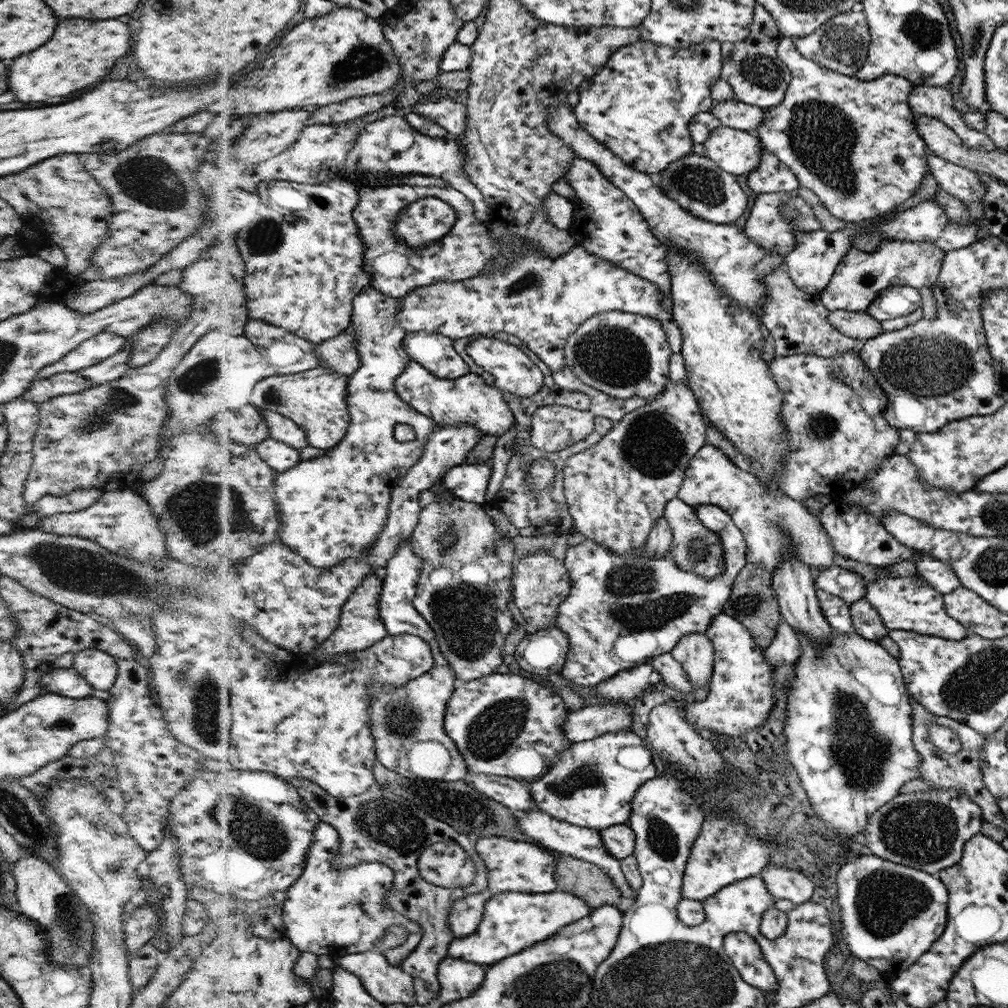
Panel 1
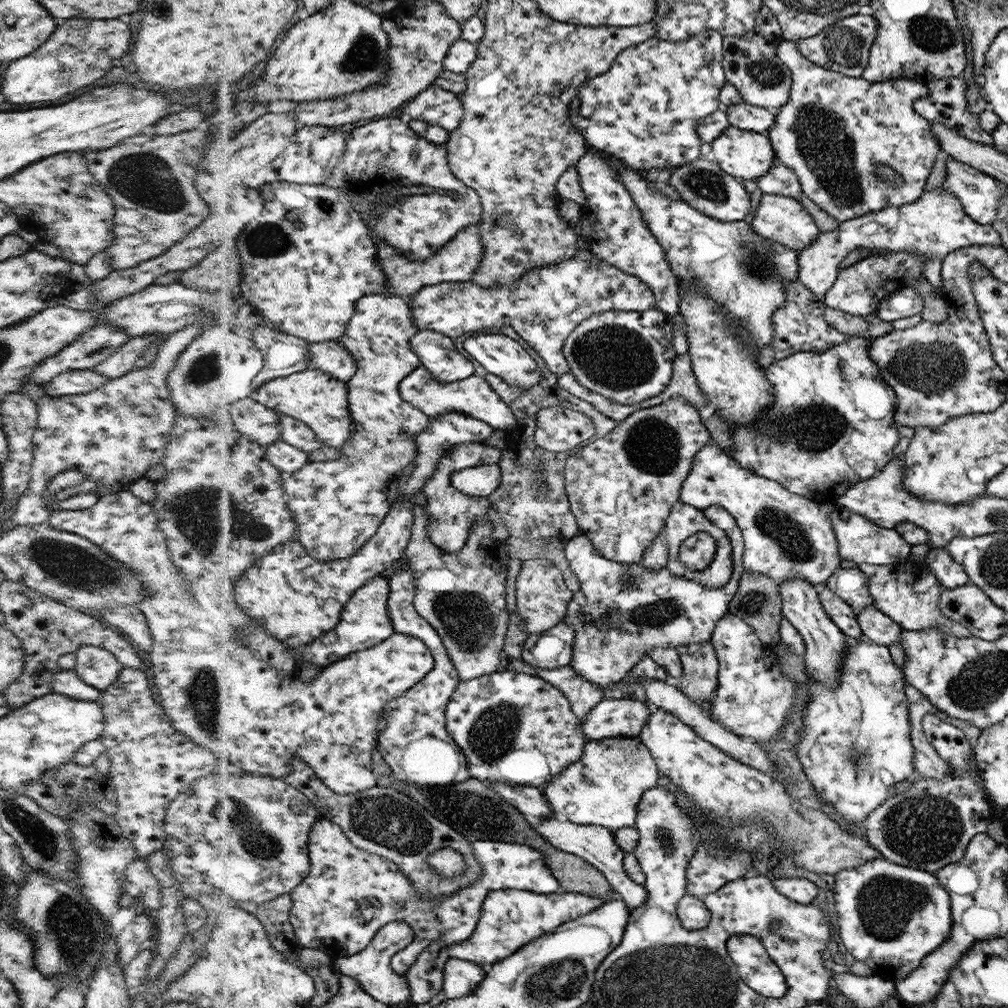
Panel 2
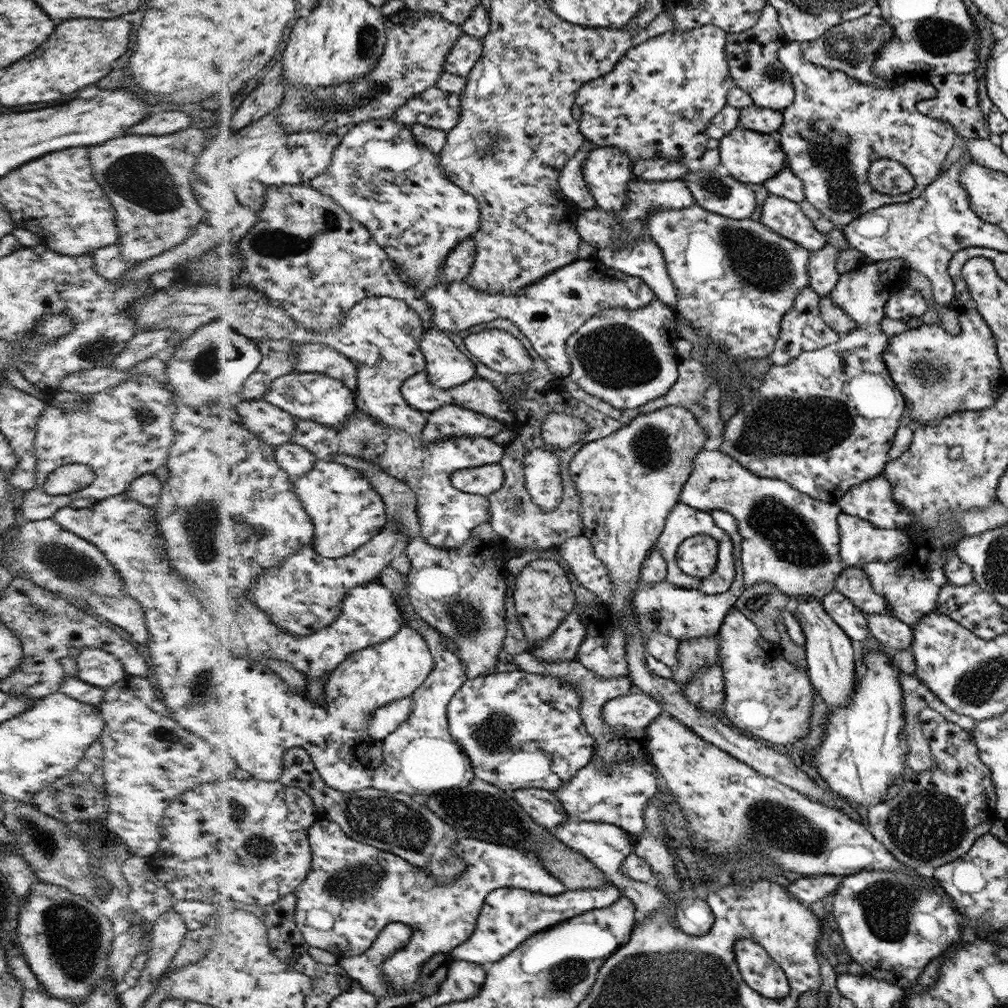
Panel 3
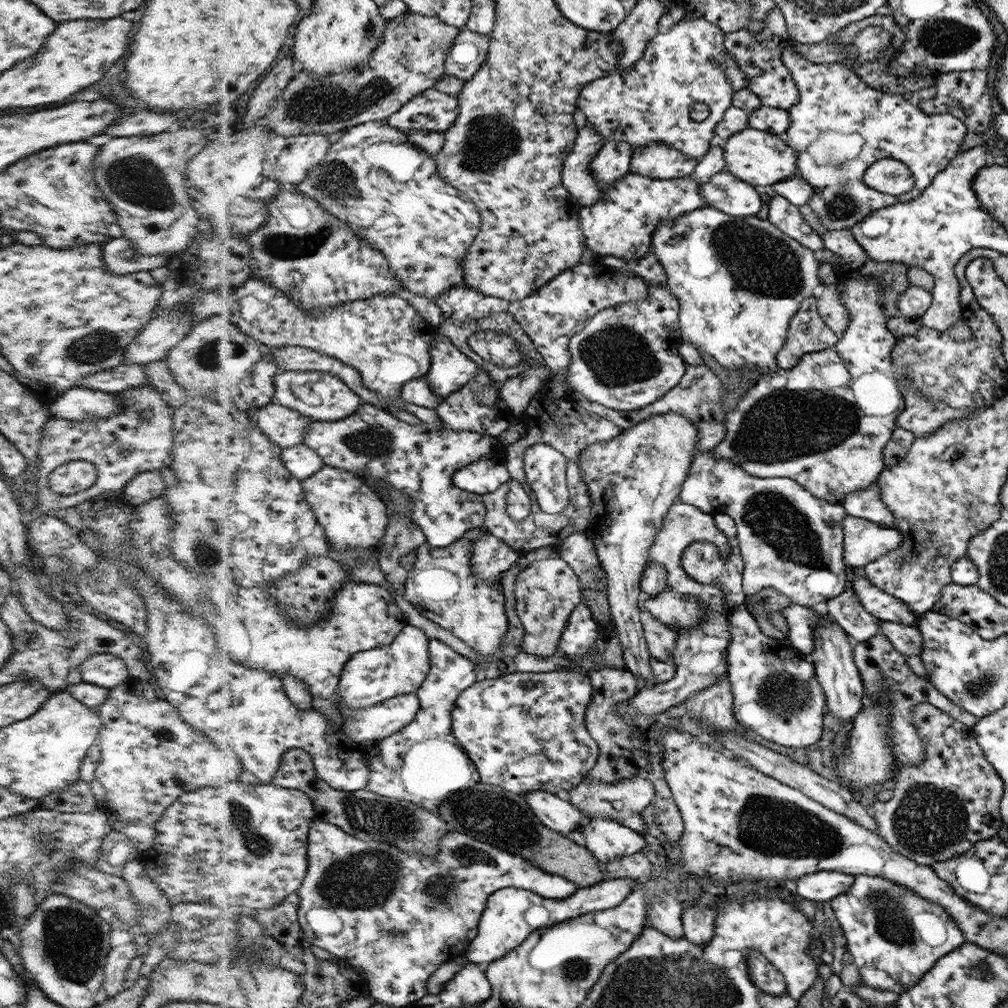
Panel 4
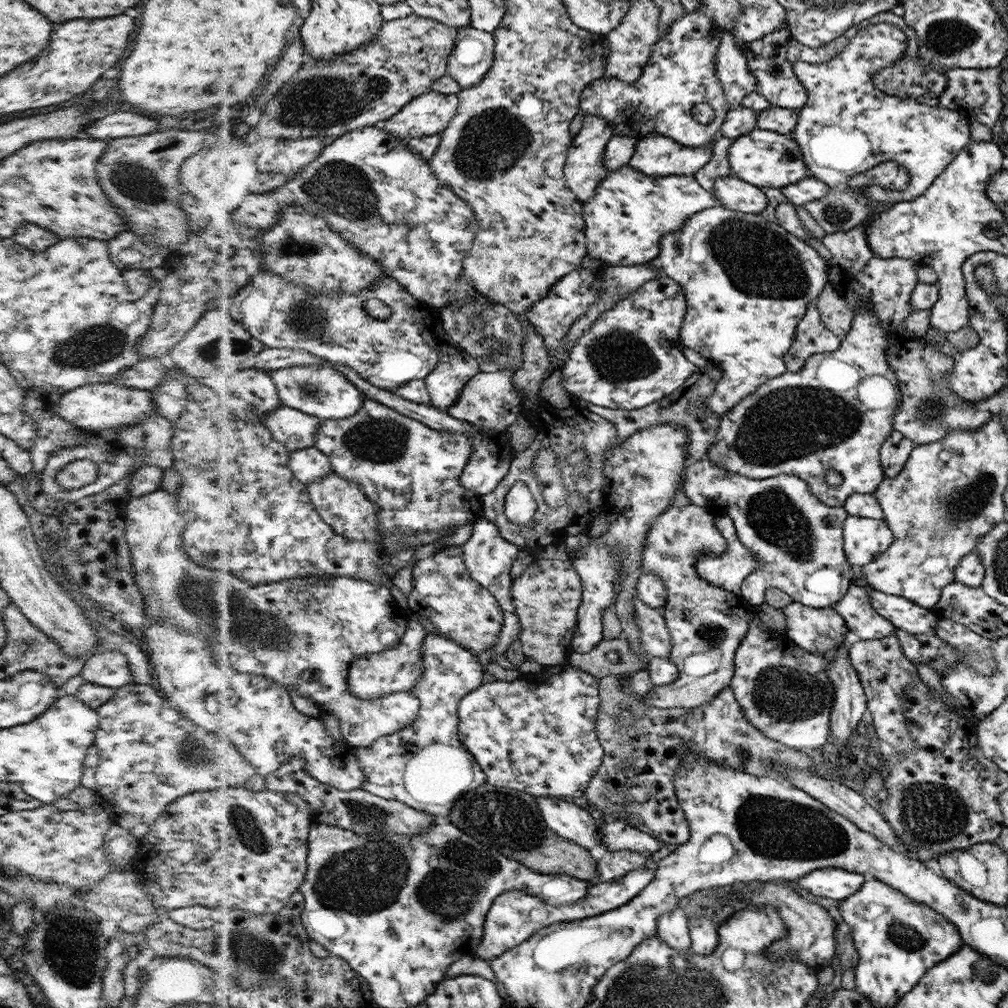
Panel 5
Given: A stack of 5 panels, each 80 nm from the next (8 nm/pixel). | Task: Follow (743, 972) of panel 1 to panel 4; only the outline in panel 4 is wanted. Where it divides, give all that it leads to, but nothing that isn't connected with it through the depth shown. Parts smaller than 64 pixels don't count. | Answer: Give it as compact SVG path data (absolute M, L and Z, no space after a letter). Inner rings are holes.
M760 951L749 952L747 973L760 991L770 995L786 993L784 975Z

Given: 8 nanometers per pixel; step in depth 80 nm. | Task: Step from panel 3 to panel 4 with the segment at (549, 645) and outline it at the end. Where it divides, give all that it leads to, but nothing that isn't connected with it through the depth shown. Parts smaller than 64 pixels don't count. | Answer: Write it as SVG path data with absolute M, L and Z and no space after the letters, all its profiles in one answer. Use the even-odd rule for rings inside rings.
M584 603L571 612L564 634L559 638L556 654L576 656L588 653L591 644L599 637L598 623Z

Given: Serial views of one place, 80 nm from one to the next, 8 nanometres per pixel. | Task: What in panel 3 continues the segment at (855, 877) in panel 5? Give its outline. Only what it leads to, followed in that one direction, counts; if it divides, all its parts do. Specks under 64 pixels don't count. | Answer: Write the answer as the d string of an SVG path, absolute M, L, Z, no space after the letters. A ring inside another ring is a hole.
M820 874L817 878L815 875L803 876L796 879L785 890L802 903L814 906L820 899L838 890L839 884L842 883L841 877L841 875L826 874Z

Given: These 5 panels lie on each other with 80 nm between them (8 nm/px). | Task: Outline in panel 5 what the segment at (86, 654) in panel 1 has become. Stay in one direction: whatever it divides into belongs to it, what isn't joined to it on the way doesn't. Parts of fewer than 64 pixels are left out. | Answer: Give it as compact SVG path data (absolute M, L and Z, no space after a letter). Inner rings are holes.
M105 650L92 655L83 666L82 677L93 682L119 689L134 682L127 658L119 650Z

